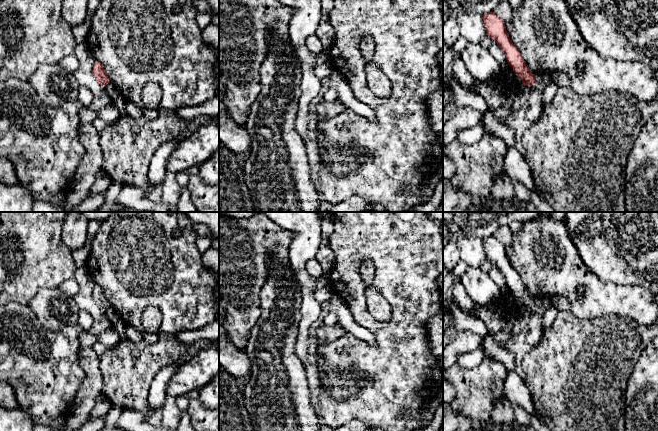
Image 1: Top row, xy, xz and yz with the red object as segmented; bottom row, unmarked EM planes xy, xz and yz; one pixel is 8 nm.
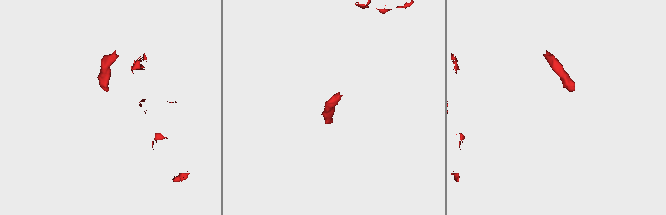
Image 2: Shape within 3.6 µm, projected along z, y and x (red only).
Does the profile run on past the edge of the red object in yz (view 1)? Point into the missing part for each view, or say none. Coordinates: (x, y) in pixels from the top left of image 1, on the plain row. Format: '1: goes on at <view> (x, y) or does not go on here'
1: does not go on here

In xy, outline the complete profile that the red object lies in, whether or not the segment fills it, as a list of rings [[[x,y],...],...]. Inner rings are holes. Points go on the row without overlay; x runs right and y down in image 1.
[[[96,285],[93,290],[93,299],[96,304],[103,310],[106,310],[110,306],[103,289],[98,285]]]

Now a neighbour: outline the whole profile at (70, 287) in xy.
[[[75,279],[65,281],[59,288],[64,294],[70,297],[74,297],[79,291],[79,286]]]

